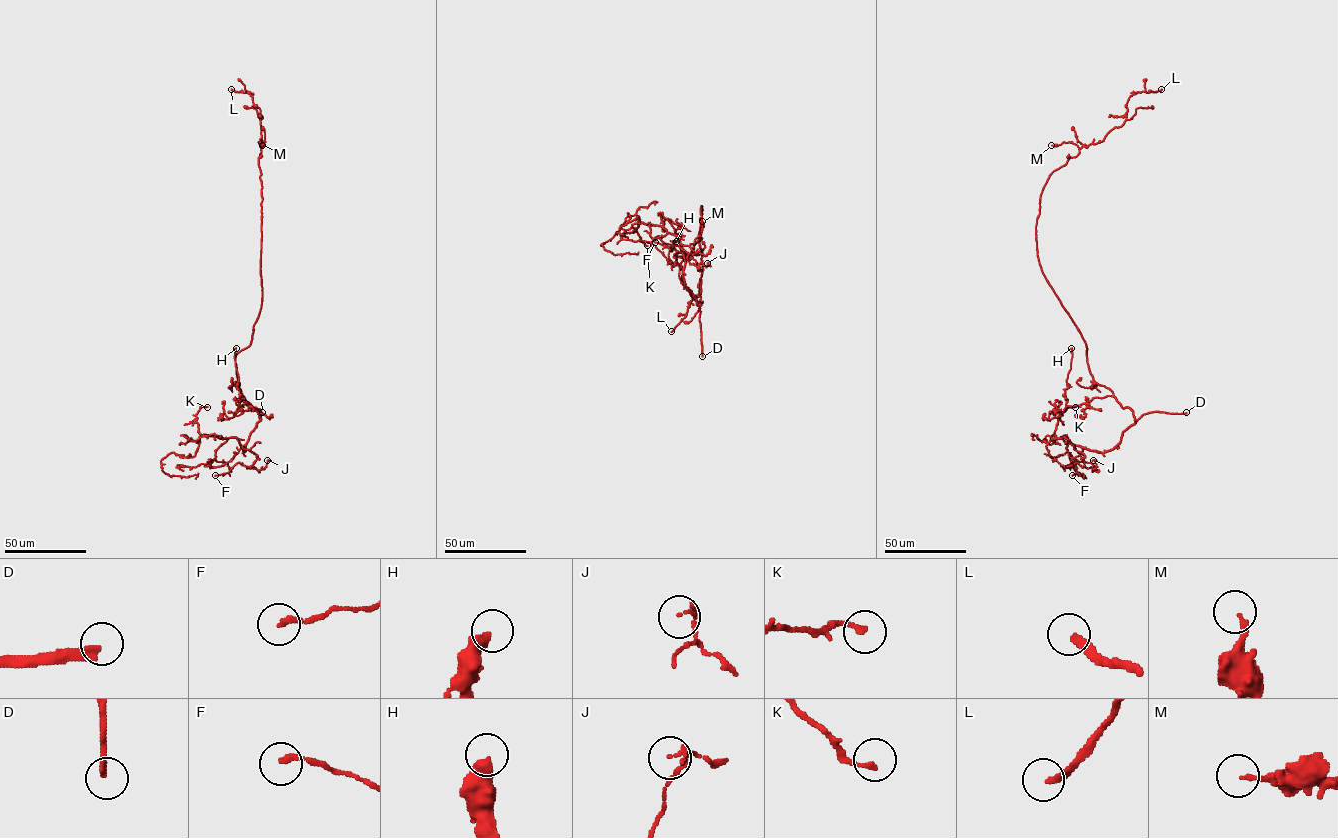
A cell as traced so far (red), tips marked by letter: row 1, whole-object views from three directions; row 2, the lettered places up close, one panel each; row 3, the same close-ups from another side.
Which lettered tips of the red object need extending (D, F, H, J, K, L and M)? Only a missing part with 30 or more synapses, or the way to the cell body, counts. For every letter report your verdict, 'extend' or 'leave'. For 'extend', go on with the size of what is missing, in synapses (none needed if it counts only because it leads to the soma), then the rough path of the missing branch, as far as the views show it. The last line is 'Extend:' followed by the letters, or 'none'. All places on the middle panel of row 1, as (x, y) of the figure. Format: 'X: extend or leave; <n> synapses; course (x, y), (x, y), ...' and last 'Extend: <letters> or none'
D: extend; course (702, 356), (704, 441), (698, 423), (691, 415), (692, 401), (689, 418), (696, 421)
F: leave
H: leave
J: leave
K: leave
L: extend; 90 synapses; course (671, 331), (664, 342), (661, 340), (619, 367)
M: leave
Extend: D, L

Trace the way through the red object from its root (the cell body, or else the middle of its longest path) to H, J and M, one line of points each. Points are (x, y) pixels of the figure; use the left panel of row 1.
H: (242, 350), (235, 357), (240, 398), (246, 403), (240, 406), (239, 378), (234, 357), (236, 348)
J: (242, 350), (239, 387), (260, 419), (241, 446), (256, 456), (247, 468), (259, 472), (267, 460)
M: (242, 350), (250, 344), (261, 305), (259, 142), (262, 145)

